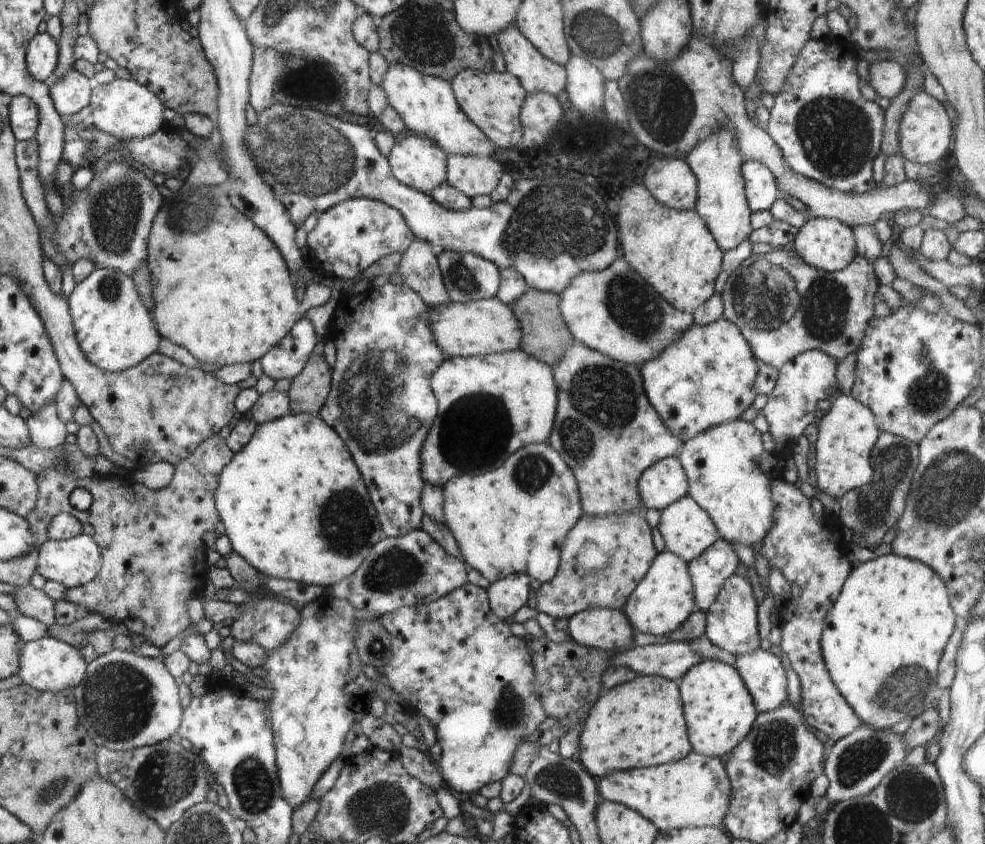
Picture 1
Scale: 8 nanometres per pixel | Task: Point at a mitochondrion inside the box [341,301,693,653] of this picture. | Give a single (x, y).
(602, 397)

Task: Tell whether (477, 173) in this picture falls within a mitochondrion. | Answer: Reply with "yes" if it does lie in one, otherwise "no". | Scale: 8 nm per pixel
no

